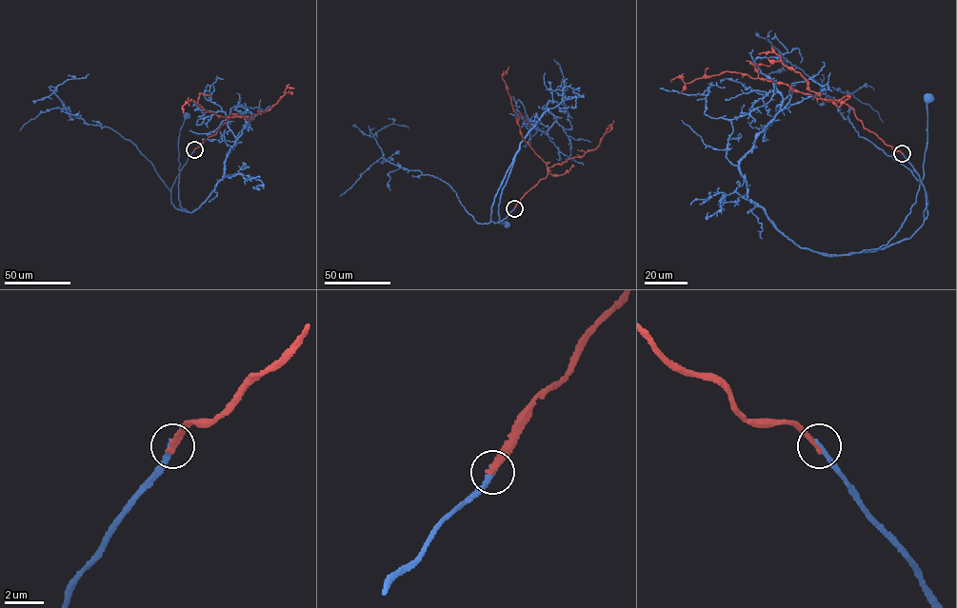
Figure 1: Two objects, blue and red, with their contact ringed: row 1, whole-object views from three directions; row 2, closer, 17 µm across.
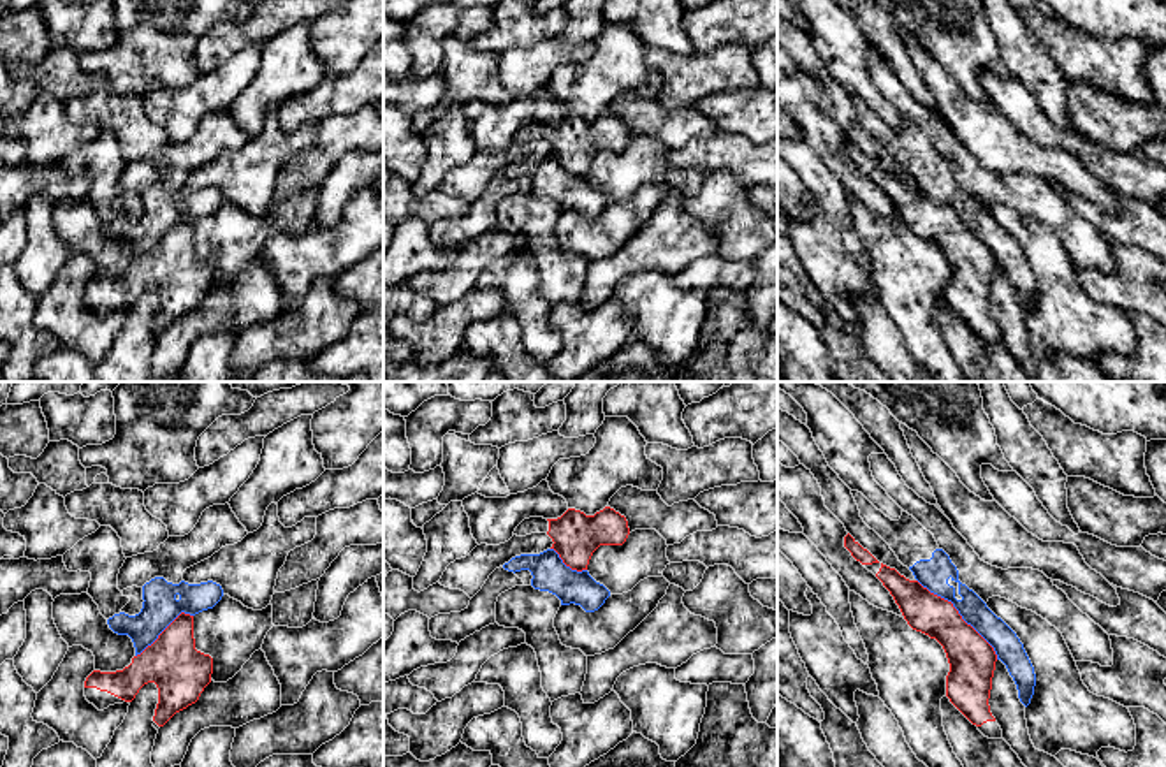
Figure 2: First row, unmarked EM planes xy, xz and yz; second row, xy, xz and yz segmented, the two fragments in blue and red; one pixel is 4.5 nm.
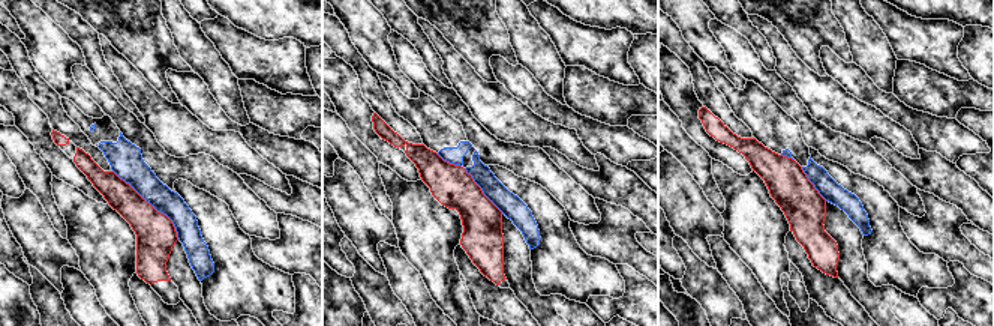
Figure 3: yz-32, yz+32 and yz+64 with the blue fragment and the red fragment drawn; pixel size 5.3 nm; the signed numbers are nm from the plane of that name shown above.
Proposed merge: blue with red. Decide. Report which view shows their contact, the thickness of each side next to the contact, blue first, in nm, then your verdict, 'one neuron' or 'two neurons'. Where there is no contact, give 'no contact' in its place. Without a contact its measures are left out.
yz | 140/220 nm | two neurons

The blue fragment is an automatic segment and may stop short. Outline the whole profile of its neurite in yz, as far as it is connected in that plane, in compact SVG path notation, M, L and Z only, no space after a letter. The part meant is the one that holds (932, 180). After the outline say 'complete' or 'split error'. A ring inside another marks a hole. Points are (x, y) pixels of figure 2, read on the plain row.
M862 99L851 100L864 128L890 151L915 185L930 199L951 208L962 225L994 253L1017 290L1020 308L1027 313L1034 301L1036 280L1017 239L958 186L958 176L950 162L913 121L902 116L900 125L892 127Z; split error

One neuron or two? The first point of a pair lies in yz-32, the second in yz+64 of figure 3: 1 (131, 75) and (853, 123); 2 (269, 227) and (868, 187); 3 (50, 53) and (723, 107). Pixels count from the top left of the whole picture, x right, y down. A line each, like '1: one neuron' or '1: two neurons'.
1: one neuron
2: two neurons
3: two neurons

